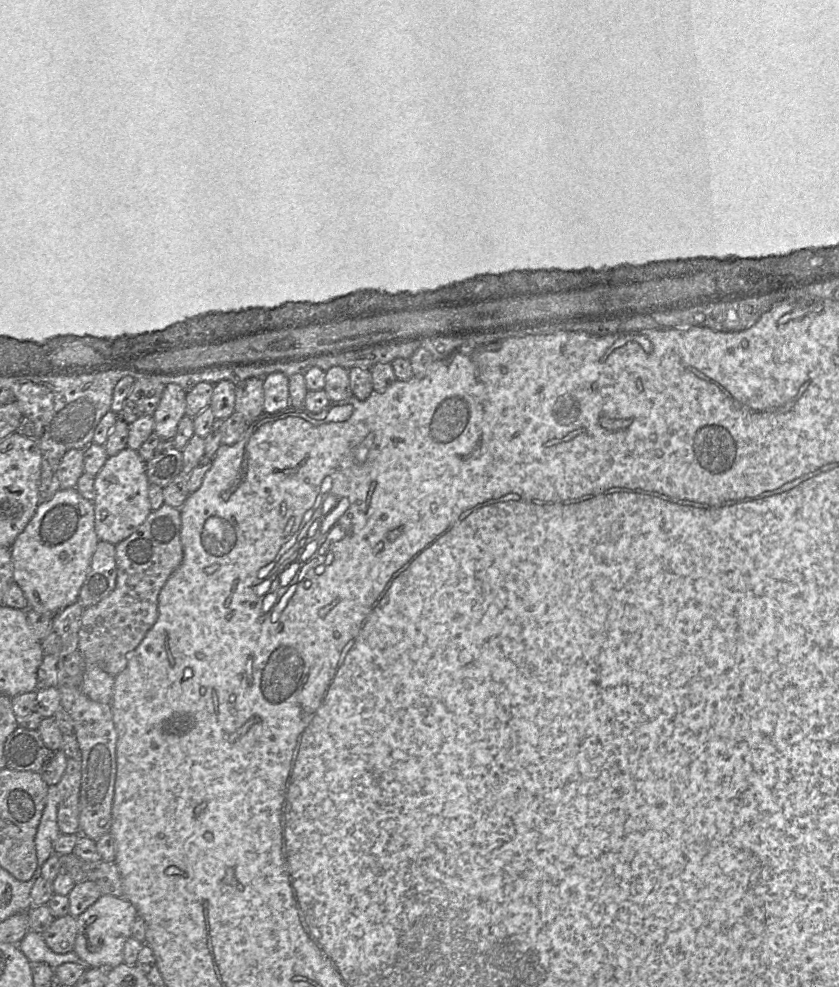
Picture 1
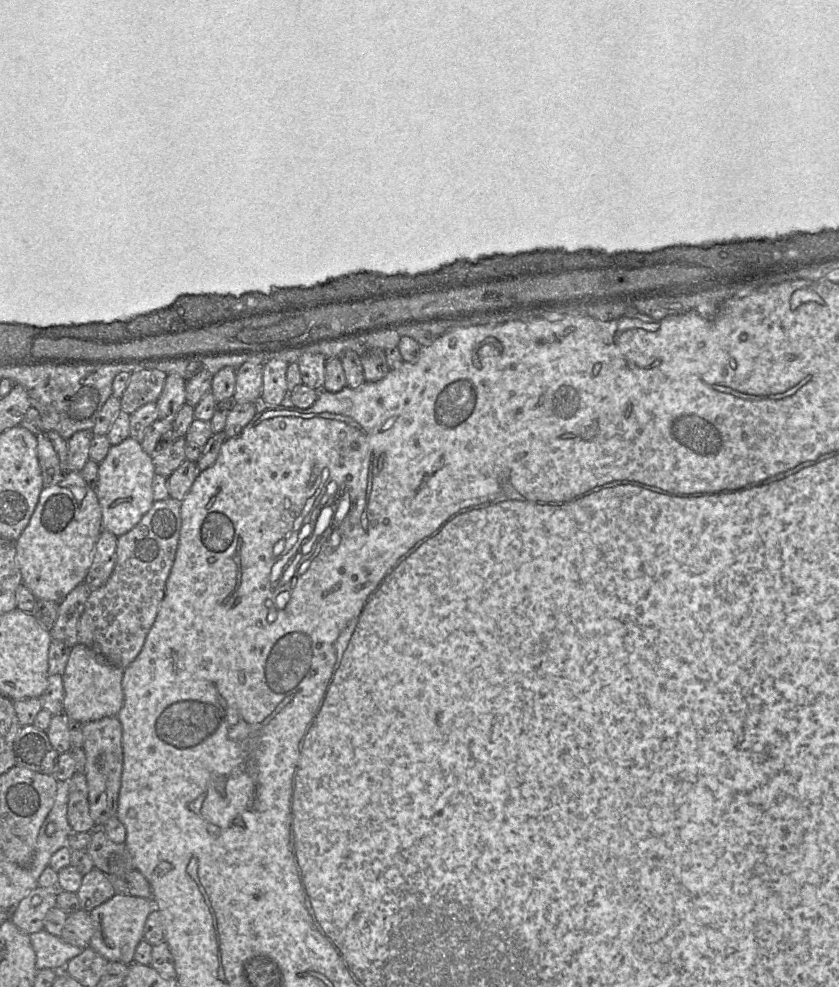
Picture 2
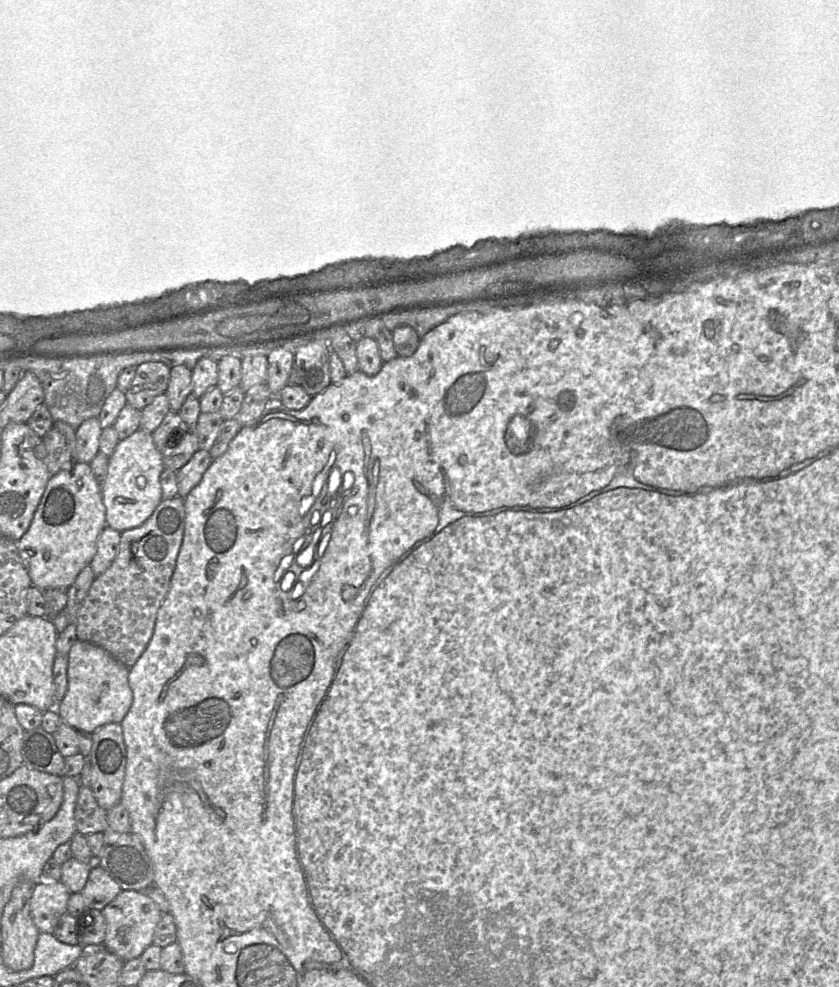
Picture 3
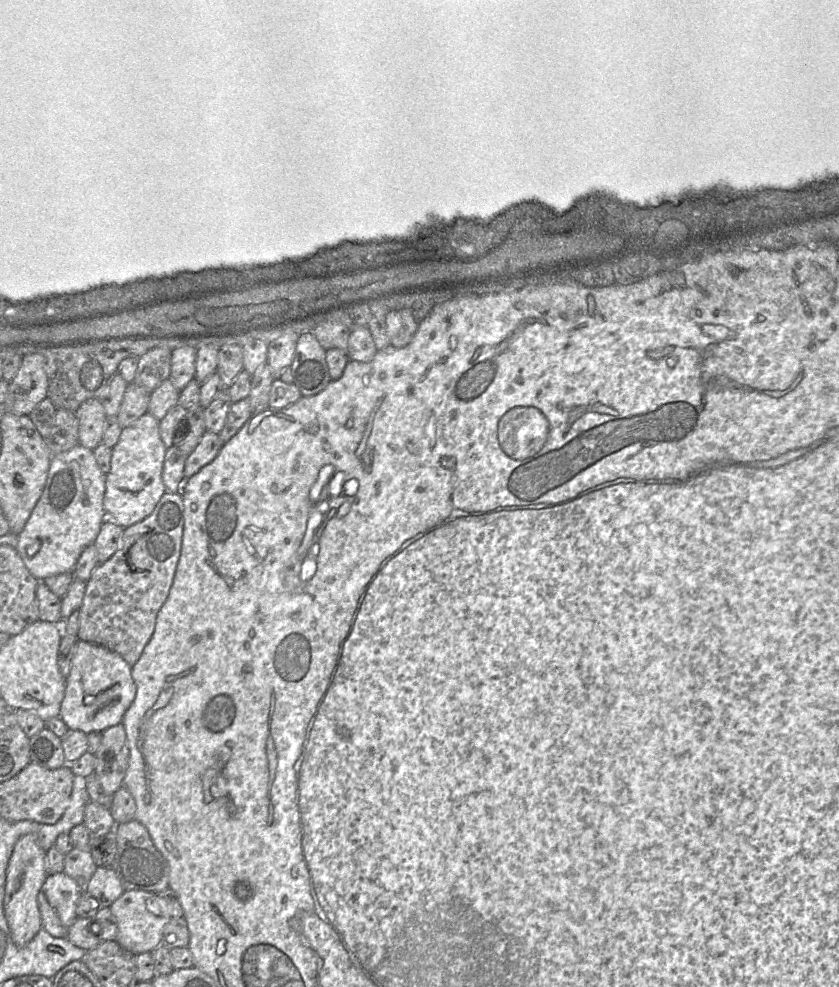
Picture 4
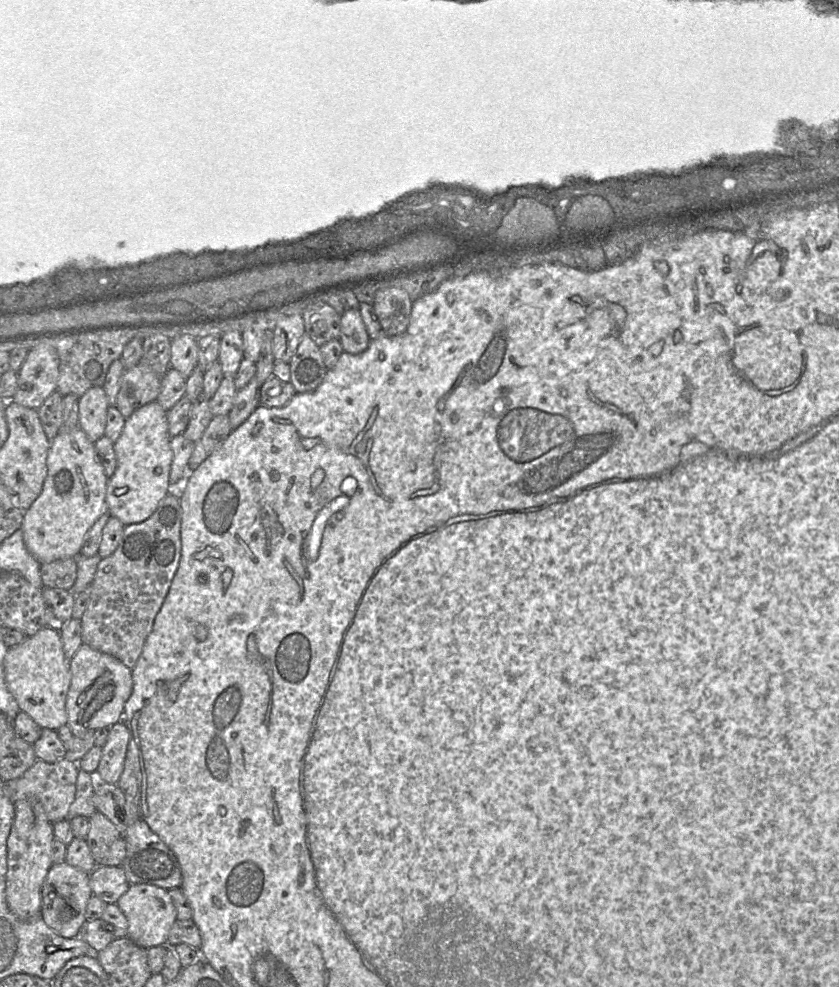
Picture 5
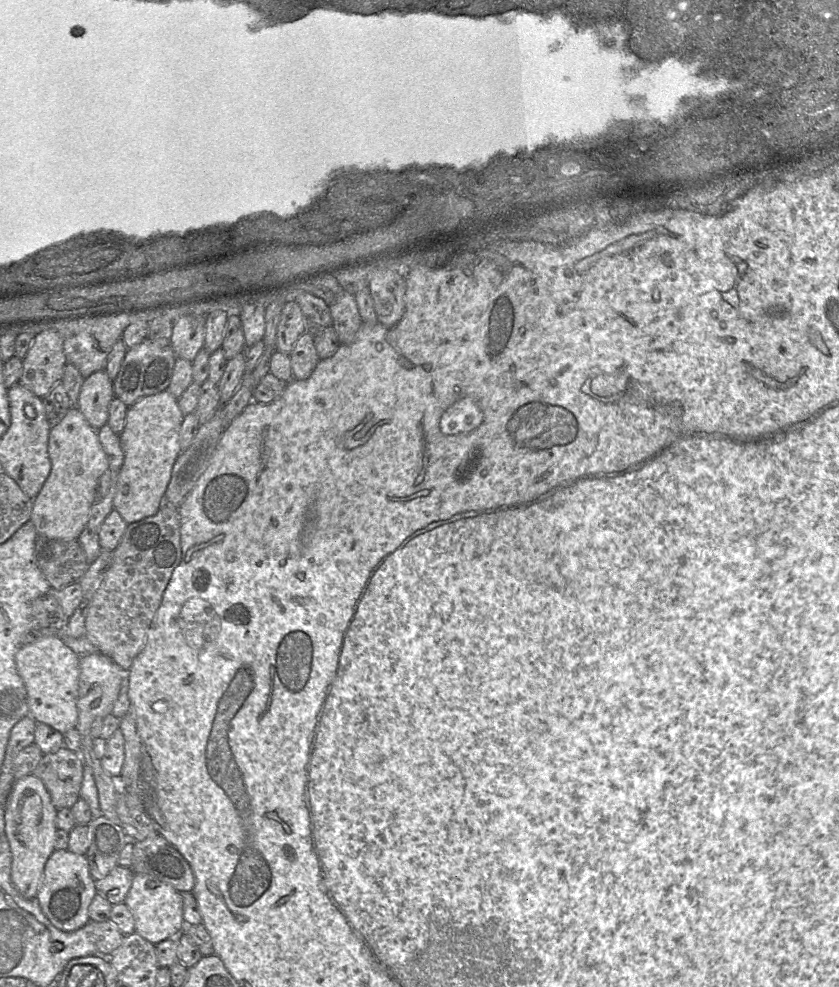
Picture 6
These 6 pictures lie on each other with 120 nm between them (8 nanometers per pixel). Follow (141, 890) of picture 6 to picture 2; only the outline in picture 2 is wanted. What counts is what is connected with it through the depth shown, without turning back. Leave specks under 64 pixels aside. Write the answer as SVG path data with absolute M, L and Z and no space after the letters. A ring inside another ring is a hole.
M115 894L89 912L94 927L89 946L108 962L135 963L135 950L143 939L144 925L153 908L153 899Z

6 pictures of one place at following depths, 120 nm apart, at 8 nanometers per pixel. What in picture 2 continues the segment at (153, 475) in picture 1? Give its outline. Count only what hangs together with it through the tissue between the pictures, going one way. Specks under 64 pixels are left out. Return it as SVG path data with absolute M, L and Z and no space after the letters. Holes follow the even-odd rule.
M175 430L166 432L157 445L157 455L153 458L155 473L169 477L186 460L186 438Z

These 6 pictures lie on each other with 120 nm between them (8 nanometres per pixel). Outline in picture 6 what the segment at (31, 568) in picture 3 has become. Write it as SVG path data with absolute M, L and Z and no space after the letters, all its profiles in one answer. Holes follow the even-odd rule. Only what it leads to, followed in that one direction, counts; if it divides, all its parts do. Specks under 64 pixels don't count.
M71 407L62 420L51 427L48 456L51 471L34 499L30 520L38 536L50 539L78 540L87 527L100 477L109 470L109 461L93 429L77 407Z

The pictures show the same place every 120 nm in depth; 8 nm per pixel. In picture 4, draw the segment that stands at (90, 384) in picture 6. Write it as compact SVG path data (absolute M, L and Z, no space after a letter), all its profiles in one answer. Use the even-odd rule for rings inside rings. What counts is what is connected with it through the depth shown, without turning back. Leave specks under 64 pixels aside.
M88 399L75 412L79 444L94 450L103 441L106 413L99 399Z

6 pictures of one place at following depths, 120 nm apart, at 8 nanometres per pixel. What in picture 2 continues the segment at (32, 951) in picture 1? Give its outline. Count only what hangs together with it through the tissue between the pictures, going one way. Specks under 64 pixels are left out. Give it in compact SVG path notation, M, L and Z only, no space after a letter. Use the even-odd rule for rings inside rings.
M42 929L30 936L31 946L36 954L36 969L64 970L66 964L79 955L84 948L70 945L60 937Z

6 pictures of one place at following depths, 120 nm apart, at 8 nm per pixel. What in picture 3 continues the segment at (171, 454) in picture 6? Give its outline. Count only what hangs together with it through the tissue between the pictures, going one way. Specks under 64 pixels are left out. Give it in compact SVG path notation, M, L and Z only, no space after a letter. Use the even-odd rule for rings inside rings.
M139 428L120 440L108 458L108 471L101 483L107 526L123 532L141 526L163 500L160 476L165 466L163 454L156 448L152 433Z

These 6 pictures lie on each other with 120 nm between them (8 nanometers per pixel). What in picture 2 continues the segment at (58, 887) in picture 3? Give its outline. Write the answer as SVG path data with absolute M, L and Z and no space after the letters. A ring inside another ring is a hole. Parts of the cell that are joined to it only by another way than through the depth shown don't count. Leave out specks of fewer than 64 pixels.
M33 889L19 903L11 916L11 921L23 932L31 935L44 929L44 920L48 911L56 907L56 897L60 889Z

